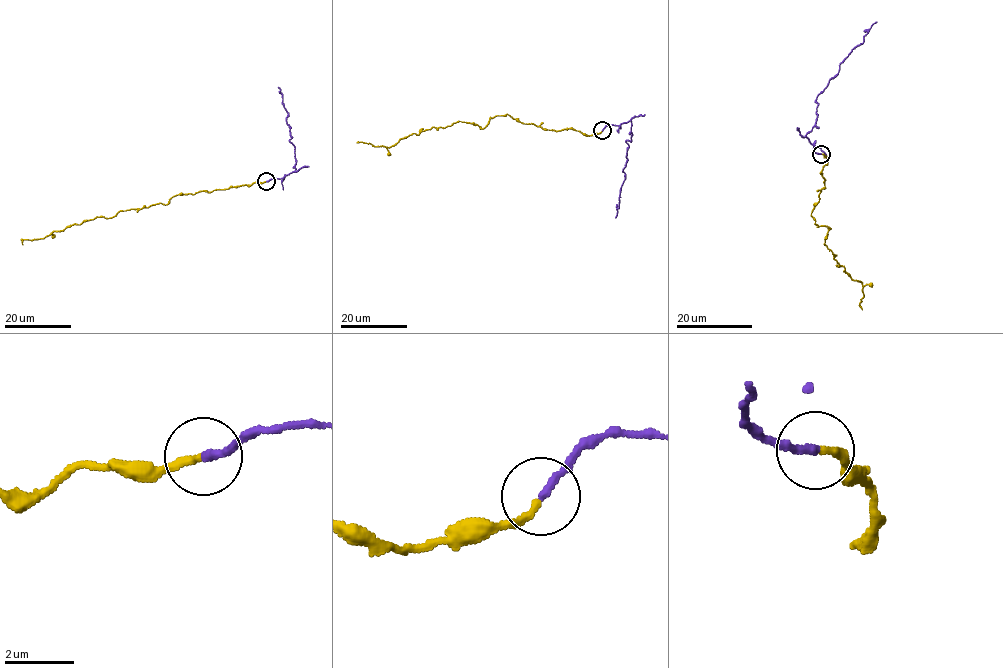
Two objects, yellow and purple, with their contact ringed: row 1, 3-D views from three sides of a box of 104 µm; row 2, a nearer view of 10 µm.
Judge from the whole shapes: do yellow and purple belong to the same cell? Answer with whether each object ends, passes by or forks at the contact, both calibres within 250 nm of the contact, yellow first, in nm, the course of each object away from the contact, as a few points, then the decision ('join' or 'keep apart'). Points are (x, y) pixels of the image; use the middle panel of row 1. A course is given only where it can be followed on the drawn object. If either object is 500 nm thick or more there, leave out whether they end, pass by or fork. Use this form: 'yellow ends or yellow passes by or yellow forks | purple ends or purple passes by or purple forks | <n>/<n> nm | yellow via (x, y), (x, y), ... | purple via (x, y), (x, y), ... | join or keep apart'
yellow ends | purple ends | 190/240 nm | yellow via (602, 131), (551, 130), (506, 114), (482, 129), (460, 121), (433, 127), (390, 146), (359, 143) | purple via (602, 130), (608, 125), (631, 123), (622, 172), (625, 179), (615, 217) | keep apart

